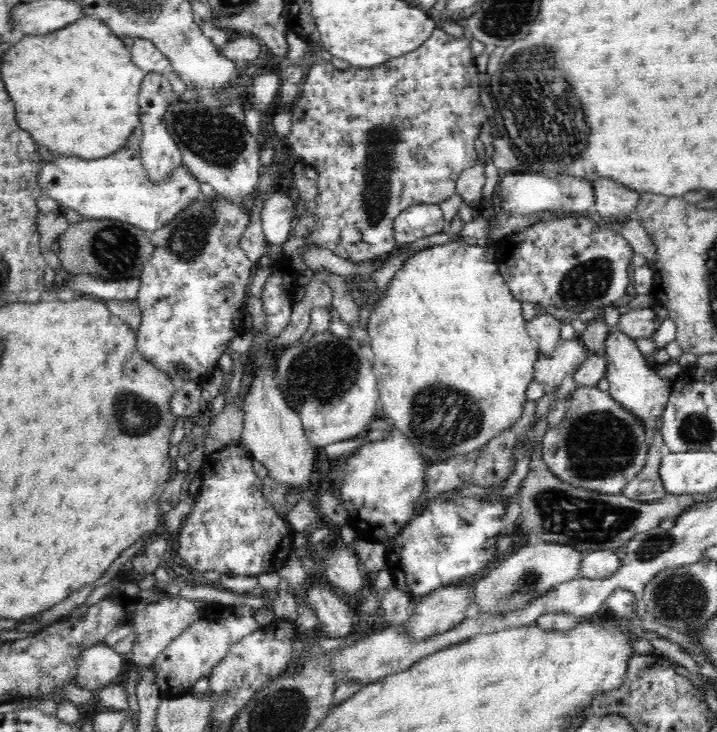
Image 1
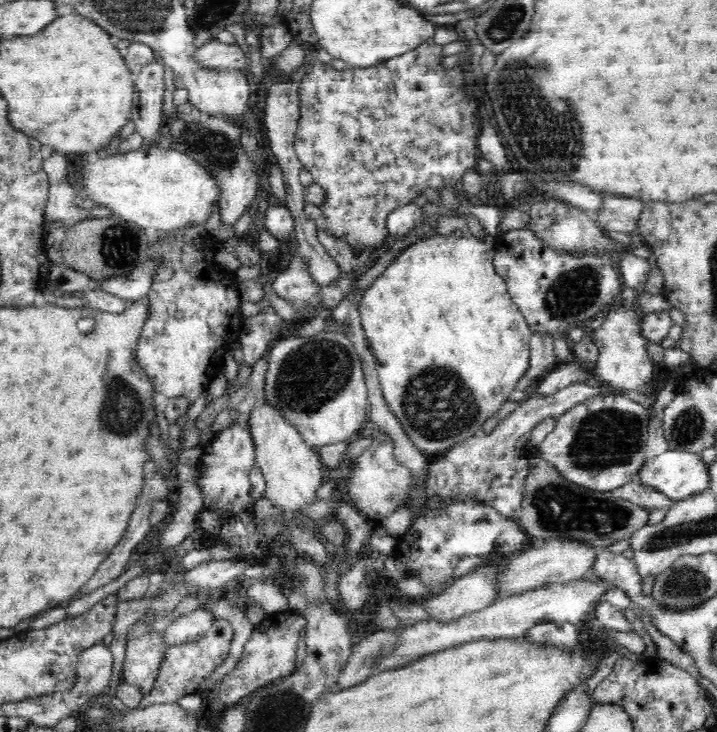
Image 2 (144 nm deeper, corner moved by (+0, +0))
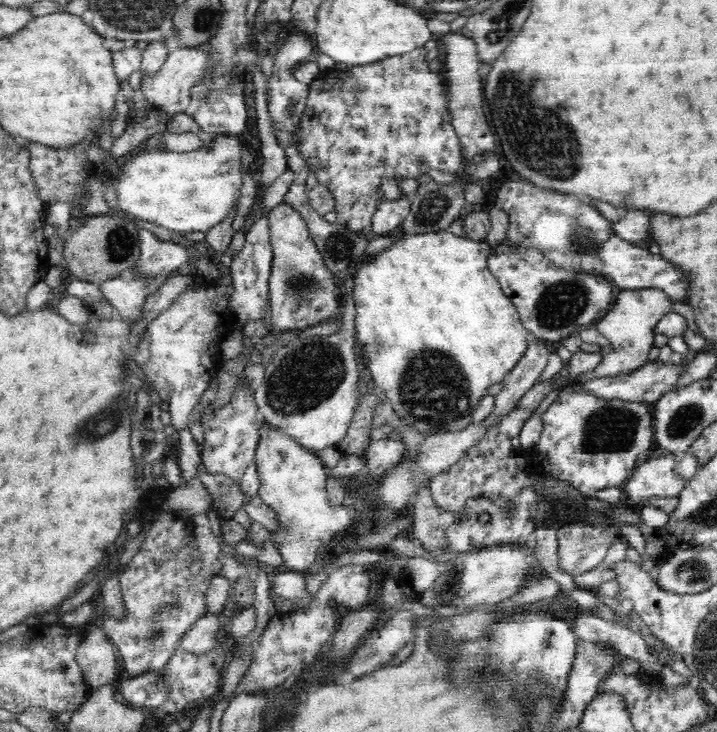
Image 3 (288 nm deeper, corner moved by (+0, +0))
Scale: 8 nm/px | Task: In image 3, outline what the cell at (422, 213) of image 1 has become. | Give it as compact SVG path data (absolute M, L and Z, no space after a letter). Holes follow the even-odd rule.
M402 194L400 200L386 200L374 216L374 236L388 236L398 232L404 218L408 218L412 202Z

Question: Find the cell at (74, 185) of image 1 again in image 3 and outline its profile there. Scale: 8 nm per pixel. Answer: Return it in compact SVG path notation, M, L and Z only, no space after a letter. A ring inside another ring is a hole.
M222 134L212 140L208 150L172 152L154 148L146 154L136 154L132 160L122 162L120 174L112 178L118 206L126 214L174 232L208 234L228 216L238 196L242 196L240 160L238 136Z

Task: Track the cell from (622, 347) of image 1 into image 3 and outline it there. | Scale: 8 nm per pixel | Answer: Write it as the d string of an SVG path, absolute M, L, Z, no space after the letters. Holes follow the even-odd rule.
M642 288L642 290L626 290L626 292L620 290L612 310L598 322L598 332L610 342L610 348L604 350L604 358L596 368L596 376L612 378L612 376L638 372L648 362L648 356L656 346L654 326L668 312L672 312L672 300L660 288Z

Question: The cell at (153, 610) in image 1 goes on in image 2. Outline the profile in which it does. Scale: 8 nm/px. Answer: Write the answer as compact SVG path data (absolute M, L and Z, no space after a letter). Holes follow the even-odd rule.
M198 606L194 610L184 612L184 616L180 616L176 622L172 622L166 632L160 634L164 646L180 646L186 644L190 640L196 640L198 636L202 636L212 622L216 620L216 616L212 612L208 612L204 606Z

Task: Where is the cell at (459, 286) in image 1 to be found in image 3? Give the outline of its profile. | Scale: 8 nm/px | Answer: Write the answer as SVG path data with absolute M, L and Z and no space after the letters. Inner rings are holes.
M442 230L442 232L402 238L400 242L396 242L392 246L392 250L380 252L372 262L364 264L358 270L358 274L354 276L354 300L356 300L356 310L358 310L358 314L354 318L356 340L360 342L362 350L368 356L368 368L372 370L372 380L386 394L386 398L390 400L394 410L400 414L404 424L410 424L414 430L426 434L426 438L430 438L434 434L462 432L470 424L474 424L474 412L478 410L482 398L488 396L488 388L492 384L504 382L514 372L514 368L520 364L520 358L528 352L530 332L522 324L522 318L520 318L520 312L518 312L516 304L504 294L500 280L490 272L490 268L488 268L490 254L492 254L492 248L488 246L486 240L484 242L474 242L468 236L460 238L460 236L454 236L446 230Z

